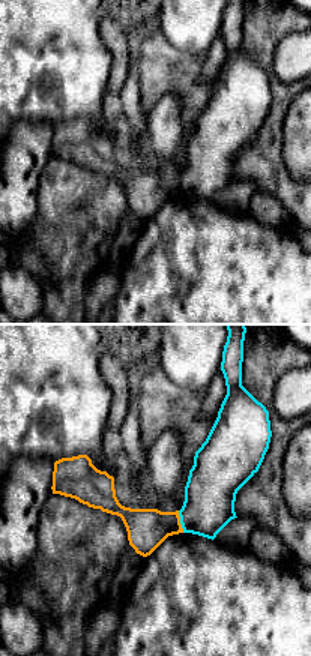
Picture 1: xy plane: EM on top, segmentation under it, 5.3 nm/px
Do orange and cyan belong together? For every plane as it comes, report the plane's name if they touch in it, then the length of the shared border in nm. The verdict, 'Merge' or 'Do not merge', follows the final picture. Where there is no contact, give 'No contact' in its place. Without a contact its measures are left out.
Touches orange in xy. Shared border 120 nm

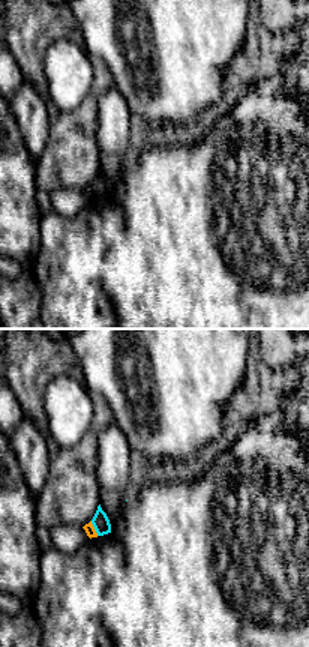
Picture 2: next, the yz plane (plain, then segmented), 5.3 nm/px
Touches orange in yz. Shared border 90 nm

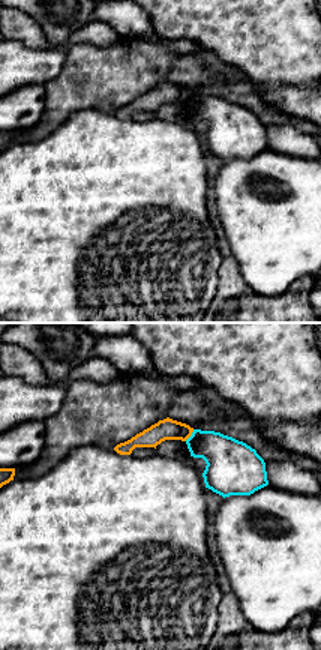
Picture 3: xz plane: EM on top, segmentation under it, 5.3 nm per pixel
Touches orange in xz. Shared border 80 nm

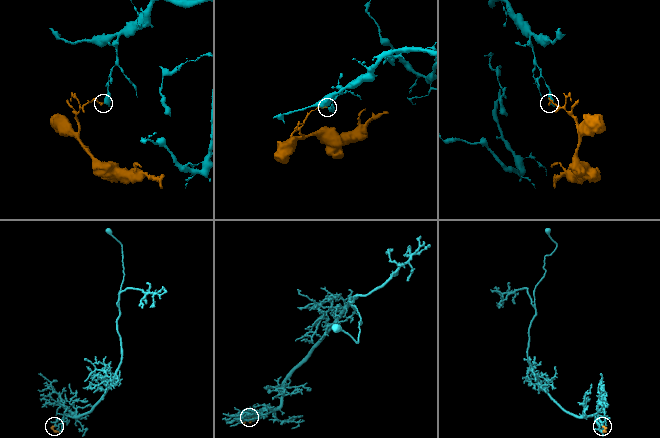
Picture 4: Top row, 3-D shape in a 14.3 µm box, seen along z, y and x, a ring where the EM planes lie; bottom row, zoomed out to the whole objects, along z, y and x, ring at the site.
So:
Do not merge

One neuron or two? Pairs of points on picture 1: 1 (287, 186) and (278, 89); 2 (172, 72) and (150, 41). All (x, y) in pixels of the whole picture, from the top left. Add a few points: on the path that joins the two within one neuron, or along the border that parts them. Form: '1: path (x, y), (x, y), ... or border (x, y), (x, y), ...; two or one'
1: path (272, 162), (272, 125), (277, 113); one
2: path (164, 65), (153, 48); one

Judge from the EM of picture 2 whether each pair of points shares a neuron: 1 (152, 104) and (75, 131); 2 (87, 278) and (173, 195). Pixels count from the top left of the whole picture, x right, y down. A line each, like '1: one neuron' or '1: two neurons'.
1: two neurons
2: two neurons

